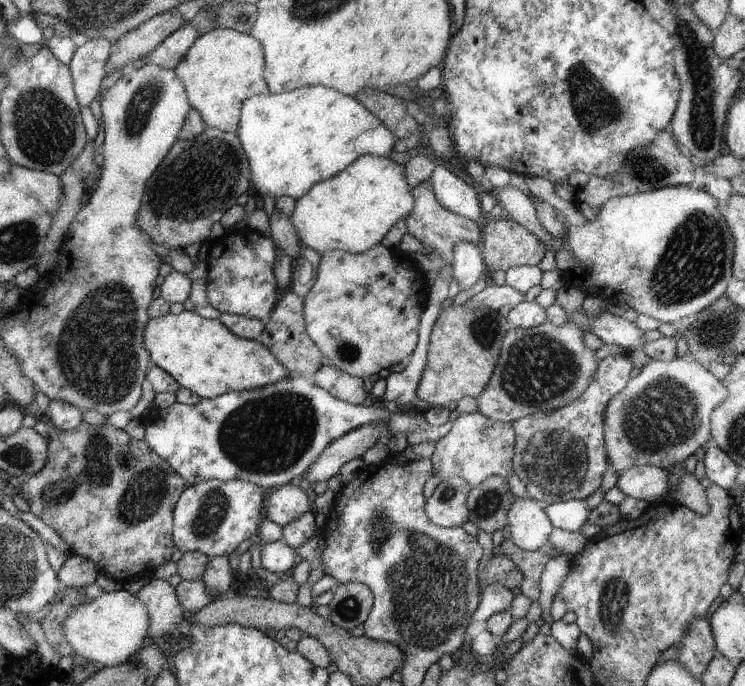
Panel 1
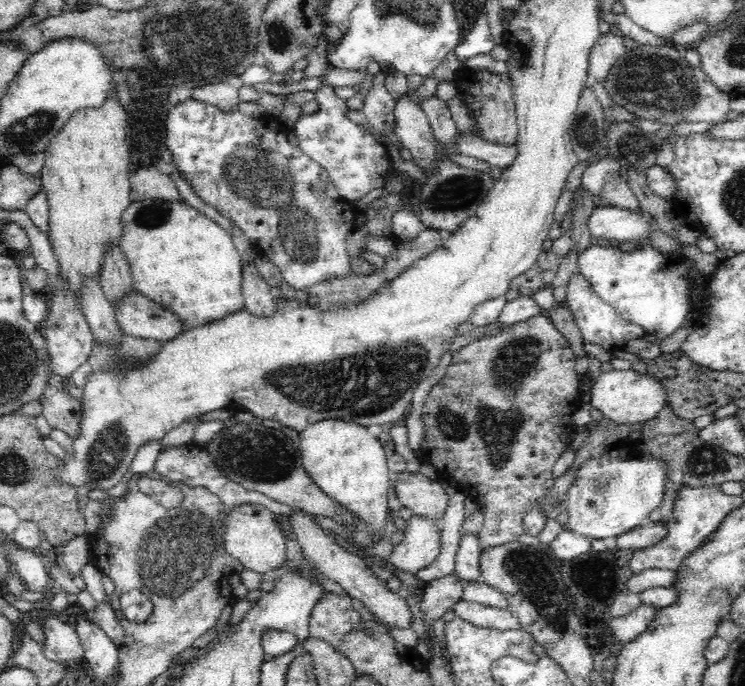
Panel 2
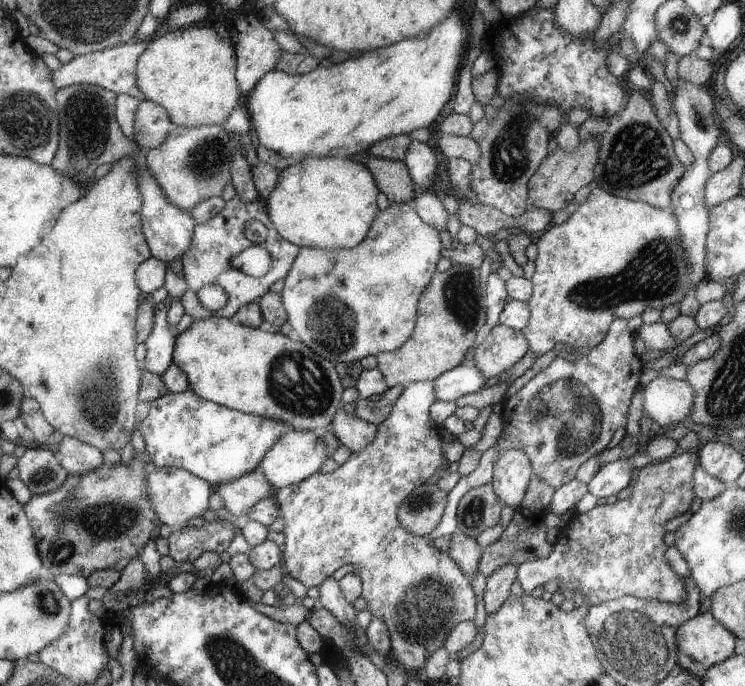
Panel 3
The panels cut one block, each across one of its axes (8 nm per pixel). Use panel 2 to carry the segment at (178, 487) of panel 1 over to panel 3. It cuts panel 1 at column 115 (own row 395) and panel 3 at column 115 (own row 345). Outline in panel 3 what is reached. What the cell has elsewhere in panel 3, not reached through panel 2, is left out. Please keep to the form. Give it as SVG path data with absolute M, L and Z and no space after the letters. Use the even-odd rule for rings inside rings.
M141 454L133 456L127 466L109 468L103 464L87 476L69 476L59 490L33 496L23 506L47 576L71 574L89 578L99 570L121 572L131 558L137 554L145 556L141 546L149 542L153 520L157 520L141 478L141 468L147 462L147 454Z

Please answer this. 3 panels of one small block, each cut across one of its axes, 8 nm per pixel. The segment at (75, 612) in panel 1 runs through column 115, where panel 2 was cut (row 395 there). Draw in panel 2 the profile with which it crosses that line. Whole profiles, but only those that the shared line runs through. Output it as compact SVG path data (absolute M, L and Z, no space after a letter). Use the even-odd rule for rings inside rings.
M622 370L622 372L602 372L598 382L592 384L592 398L590 406L602 412L604 420L616 424L616 426L644 426L646 422L654 420L658 414L662 414L662 408L666 406L666 390L662 384L644 374L636 374L632 370Z

